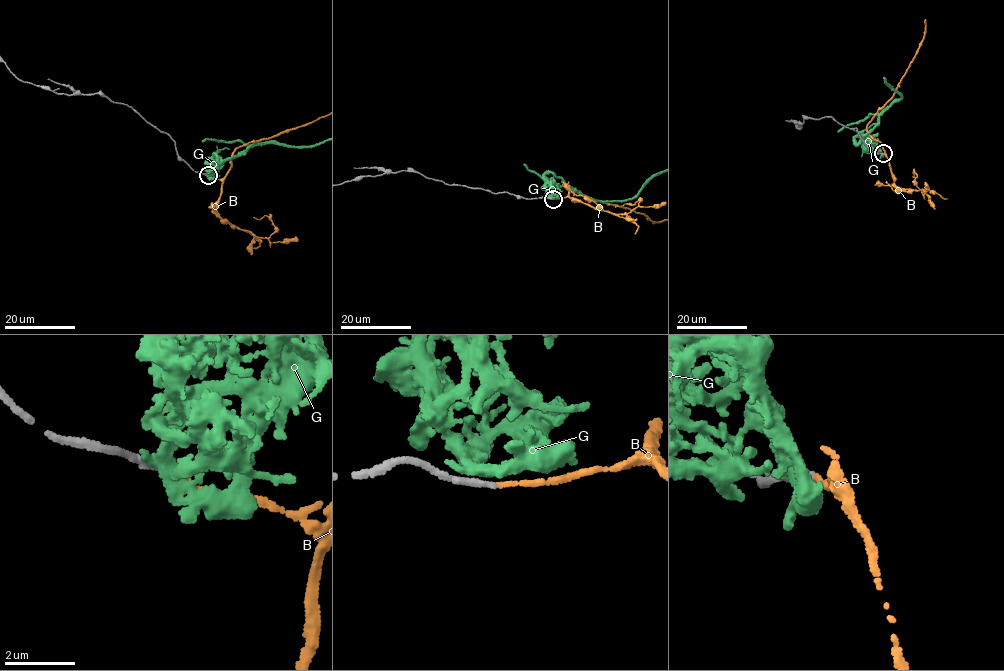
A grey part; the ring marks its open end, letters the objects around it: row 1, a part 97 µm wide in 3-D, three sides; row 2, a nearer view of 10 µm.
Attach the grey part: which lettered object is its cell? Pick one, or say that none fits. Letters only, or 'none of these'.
B

